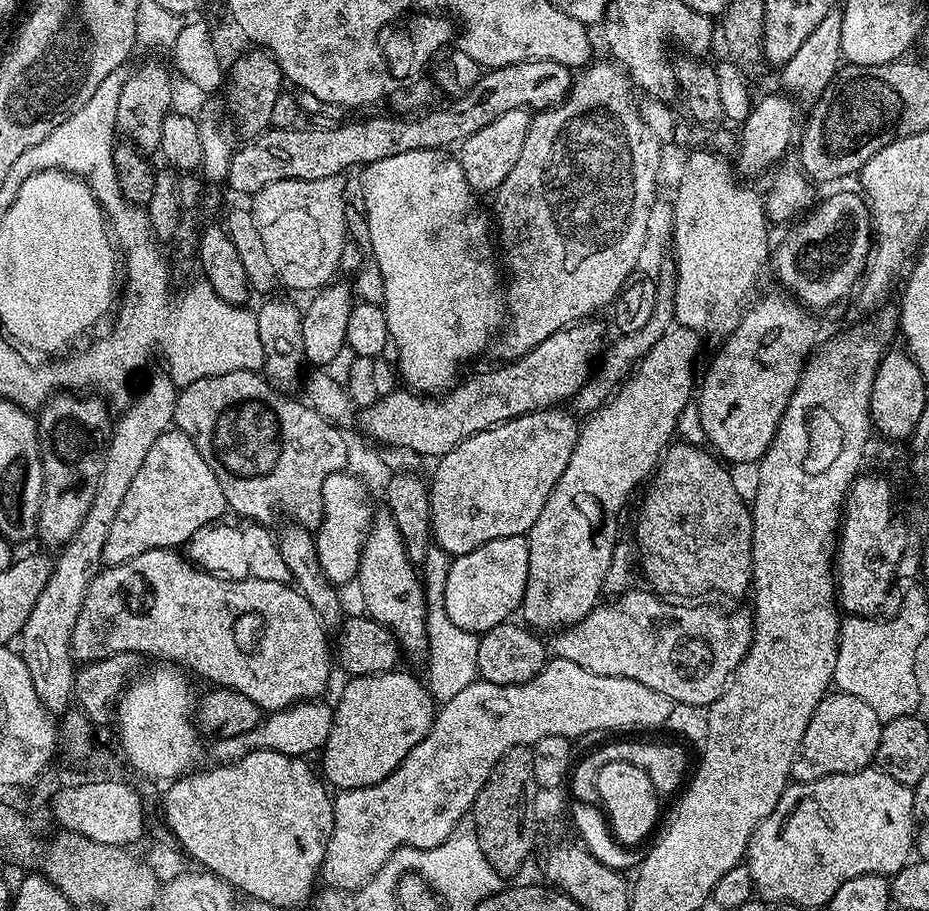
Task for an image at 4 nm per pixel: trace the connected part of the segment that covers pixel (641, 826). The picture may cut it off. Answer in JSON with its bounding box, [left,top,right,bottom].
[594,762,662,845]

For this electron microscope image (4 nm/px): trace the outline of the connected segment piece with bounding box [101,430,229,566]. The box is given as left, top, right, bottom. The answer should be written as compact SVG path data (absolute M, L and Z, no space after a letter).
M164 431L126 490L101 558L105 565L111 566L130 562L130 558L146 554L146 550L179 549L187 545L194 533L215 525L223 517L220 515L228 511L226 494L222 494L222 486L218 486L214 470L206 466L206 458L198 454L198 446L194 446L192 439L182 431Z

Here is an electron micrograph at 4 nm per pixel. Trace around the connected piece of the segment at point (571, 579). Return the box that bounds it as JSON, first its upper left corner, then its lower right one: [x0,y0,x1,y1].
[518,326,702,633]

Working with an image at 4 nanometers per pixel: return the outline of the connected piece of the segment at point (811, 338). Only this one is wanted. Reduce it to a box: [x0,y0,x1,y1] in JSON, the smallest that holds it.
[698,296,821,465]

